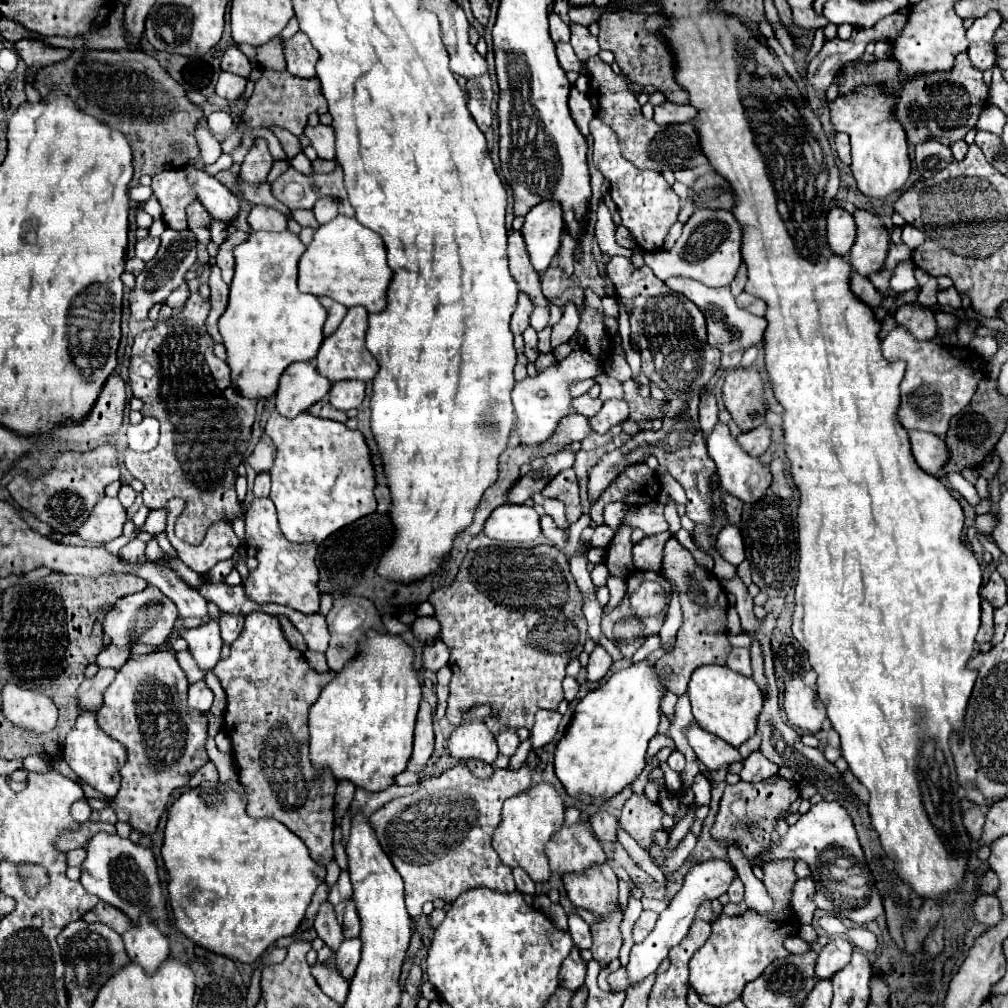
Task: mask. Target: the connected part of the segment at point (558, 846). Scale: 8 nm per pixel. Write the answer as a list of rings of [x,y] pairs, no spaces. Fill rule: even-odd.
[[[583,812],[575,824],[563,826],[551,836],[547,844],[547,856],[553,872],[579,872],[589,868],[593,862],[607,860],[601,842],[587,828],[587,820],[589,814]]]

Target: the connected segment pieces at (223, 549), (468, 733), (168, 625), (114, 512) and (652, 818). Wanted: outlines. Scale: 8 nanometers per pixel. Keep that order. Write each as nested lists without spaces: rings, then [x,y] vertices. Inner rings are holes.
[[[169,500],[167,506],[165,506],[165,510],[167,510],[167,530],[165,530],[167,538],[173,544],[173,548],[177,550],[181,562],[187,564],[193,572],[205,574],[217,562],[229,560],[237,552],[237,548],[239,548],[241,542],[235,536],[235,532],[233,532],[233,528],[231,528],[229,522],[215,522],[209,528],[205,540],[199,546],[193,546],[193,544],[185,544],[183,540],[179,540],[173,534],[175,518],[183,510],[183,500]]]
[[[483,720],[457,726],[449,736],[449,752],[457,760],[477,758],[487,764],[491,764],[499,754],[495,736],[489,732]]]
[[[147,586],[143,592],[137,592],[137,594],[117,600],[117,604],[107,614],[103,628],[105,628],[105,634],[111,636],[111,642],[117,646],[137,644],[137,642],[163,644],[167,640],[167,636],[173,632],[175,620],[177,620],[177,608],[175,608],[173,600],[165,598],[165,594],[159,588]]]
[[[101,498],[93,512],[89,514],[89,520],[77,530],[77,536],[81,536],[87,542],[105,544],[113,538],[121,536],[123,524],[127,520],[125,508],[117,498]]]
[[[631,794],[631,798],[623,804],[619,824],[631,834],[643,850],[653,848],[655,832],[663,830],[663,808],[657,802],[651,802],[645,794]]]

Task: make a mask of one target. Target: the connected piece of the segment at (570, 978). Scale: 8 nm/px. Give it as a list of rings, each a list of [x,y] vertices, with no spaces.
[[[573,948],[573,952],[563,962],[561,968],[561,986],[569,990],[579,990],[585,982],[585,972],[587,972],[587,962],[579,956],[579,948]]]

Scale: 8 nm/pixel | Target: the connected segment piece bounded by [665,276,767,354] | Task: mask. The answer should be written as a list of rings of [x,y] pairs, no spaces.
[[[673,276],[673,278],[665,280],[665,284],[667,284],[669,290],[681,292],[685,298],[689,298],[703,312],[703,316],[707,320],[709,344],[715,346],[715,348],[719,348],[723,354],[731,354],[735,350],[743,350],[743,348],[749,348],[751,344],[761,342],[765,326],[767,326],[767,320],[765,318],[757,318],[757,316],[753,316],[753,314],[737,308],[735,298],[733,298],[729,286],[709,288],[709,286],[705,286],[705,284],[697,282],[697,280],[679,278],[679,276]]]

